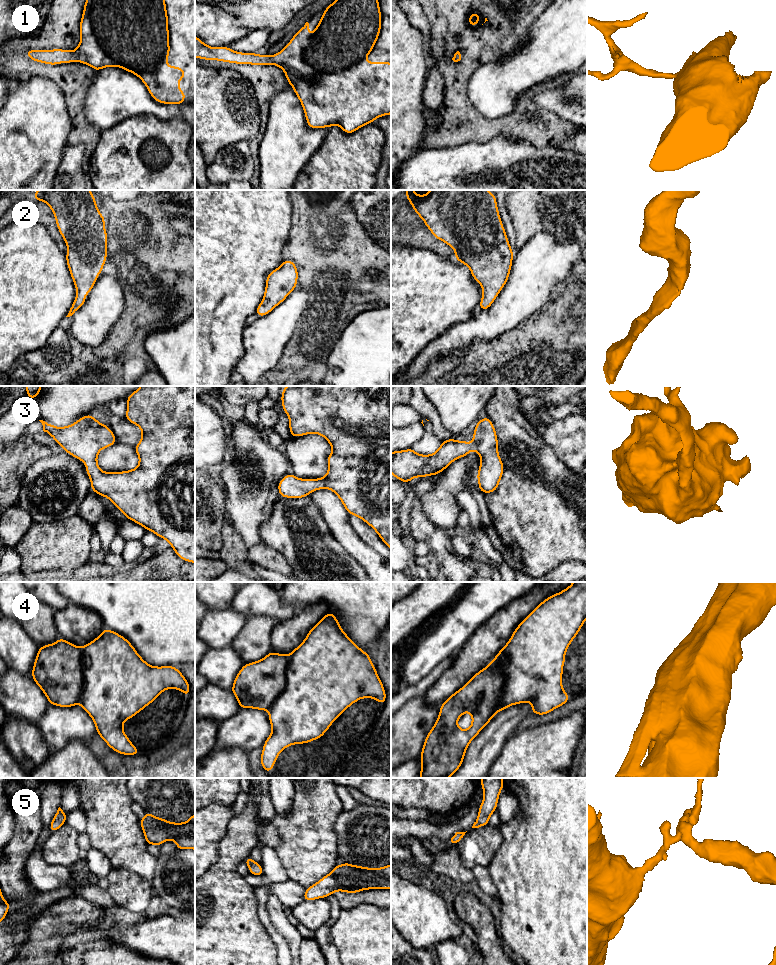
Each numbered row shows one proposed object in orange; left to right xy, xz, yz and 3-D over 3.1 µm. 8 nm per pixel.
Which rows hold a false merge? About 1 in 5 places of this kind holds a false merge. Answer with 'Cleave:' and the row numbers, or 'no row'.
Cleave: 4

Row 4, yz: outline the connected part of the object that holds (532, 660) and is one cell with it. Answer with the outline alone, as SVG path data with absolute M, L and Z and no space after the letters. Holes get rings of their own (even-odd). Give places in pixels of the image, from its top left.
M573 582L572 585L570 585L563 591L551 595L548 598L546 598L544 601L542 601L524 620L520 622L518 627L514 630L507 644L498 652L497 656L494 659L492 659L490 662L490 664L492 664L496 660L498 660L499 663L502 665L503 673L505 676L503 694L501 699L499 700L497 707L495 708L495 714L514 704L521 704L531 701L532 702L531 713L534 713L536 715L545 715L569 701L569 695L564 691L562 687L562 674L563 674L563 665L565 663L565 654L569 645L571 644L572 640L577 636L578 632L580 631L586 619L587 619L587 582Z

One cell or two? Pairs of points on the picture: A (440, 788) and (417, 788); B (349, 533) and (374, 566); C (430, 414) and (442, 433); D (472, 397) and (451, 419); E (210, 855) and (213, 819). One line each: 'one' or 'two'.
A: one
B: one
C: one
D: one
E: one

